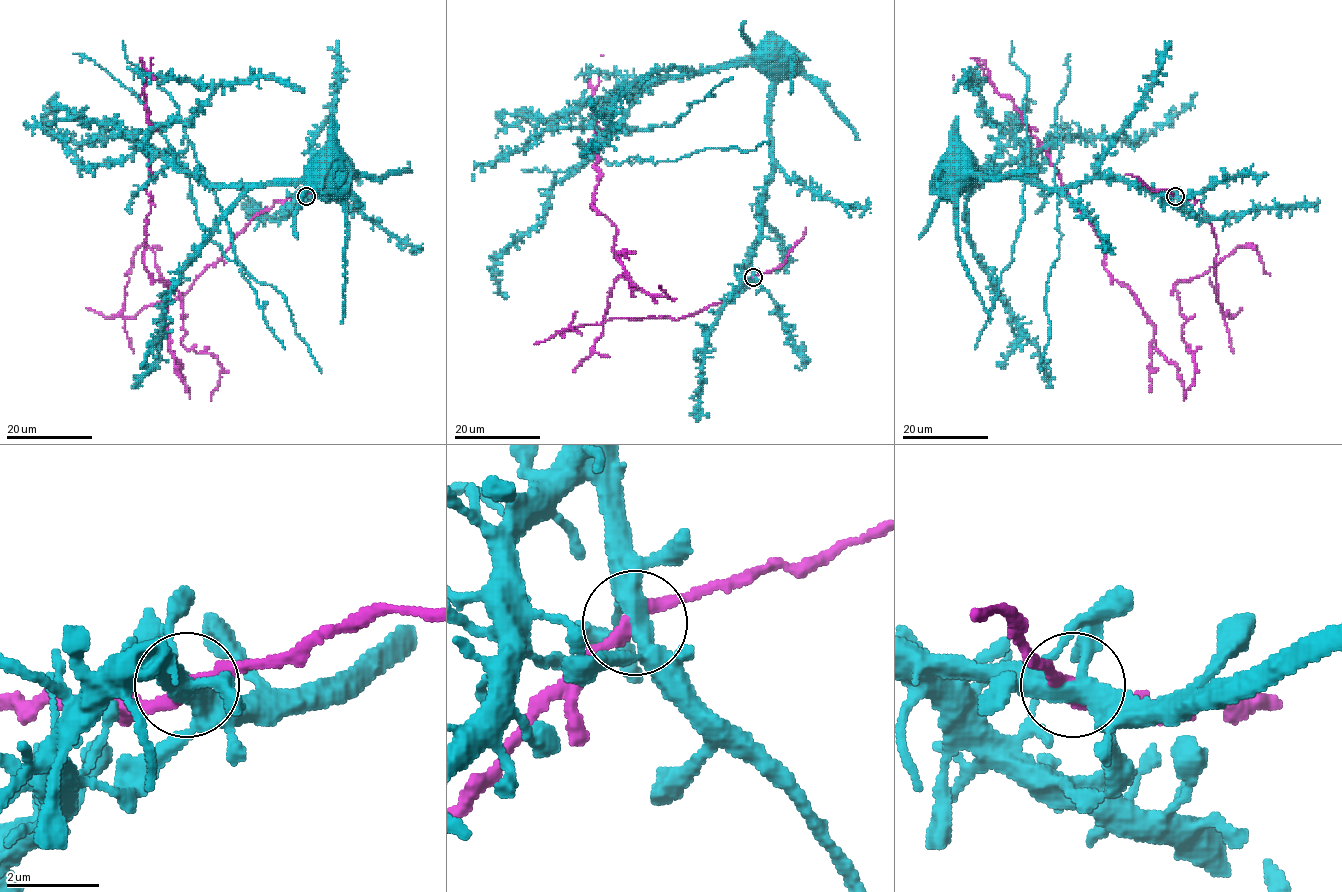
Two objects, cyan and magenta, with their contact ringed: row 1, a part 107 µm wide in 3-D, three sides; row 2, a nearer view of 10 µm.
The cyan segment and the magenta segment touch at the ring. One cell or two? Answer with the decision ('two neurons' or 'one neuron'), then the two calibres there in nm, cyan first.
two neurons; 400 nm thick on the cyan side, 280 nm on the other

